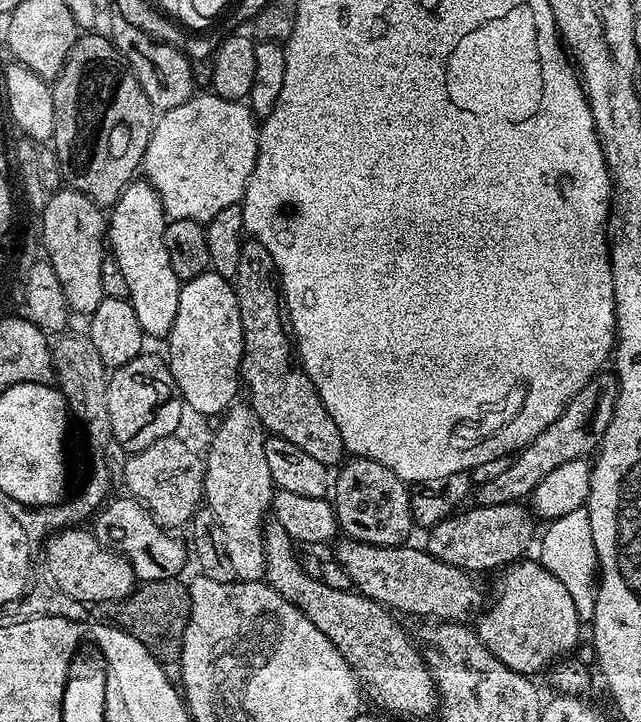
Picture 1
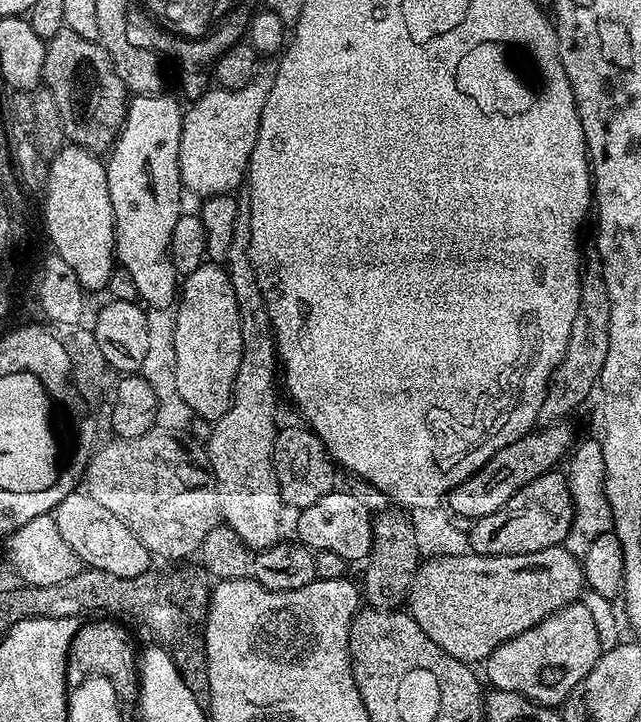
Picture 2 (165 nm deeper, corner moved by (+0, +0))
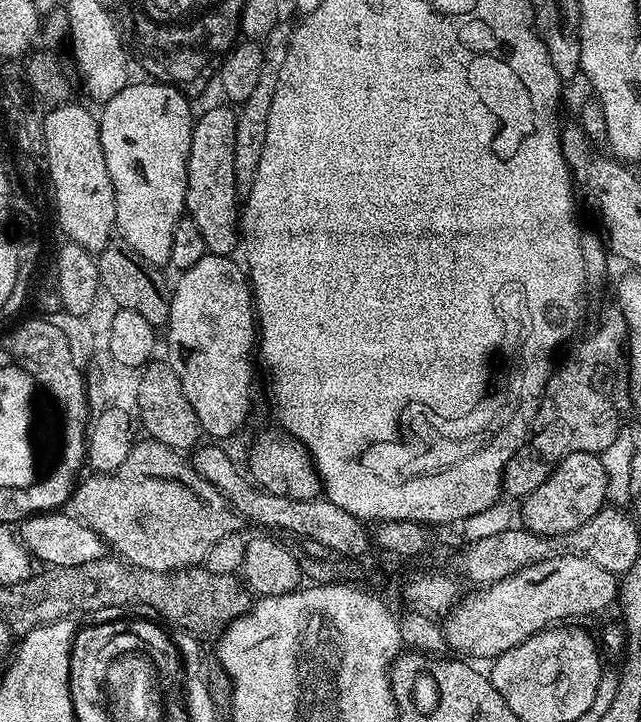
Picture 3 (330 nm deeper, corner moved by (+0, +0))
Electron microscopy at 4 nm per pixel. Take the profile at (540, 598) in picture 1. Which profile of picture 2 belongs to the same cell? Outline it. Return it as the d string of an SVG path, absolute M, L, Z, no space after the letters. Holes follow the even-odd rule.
M577 602L550 614L542 622L538 622L538 626L530 626L530 630L502 642L502 646L498 646L498 650L491 652L487 660L483 661L482 668L485 672L483 675L486 680L488 675L493 689L501 688L507 692L517 692L538 704L560 706L567 700L574 686L578 686L578 682L582 682L582 678L586 678L586 674L594 670L594 662L598 662L600 653L593 615L588 611L586 603Z

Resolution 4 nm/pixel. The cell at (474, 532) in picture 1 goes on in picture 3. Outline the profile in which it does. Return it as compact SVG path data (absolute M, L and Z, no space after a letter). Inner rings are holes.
M595 452L570 454L557 468L528 496L523 497L523 527L536 535L547 538L567 537L584 523L590 522L605 507L608 497L608 476L603 469L601 457Z

